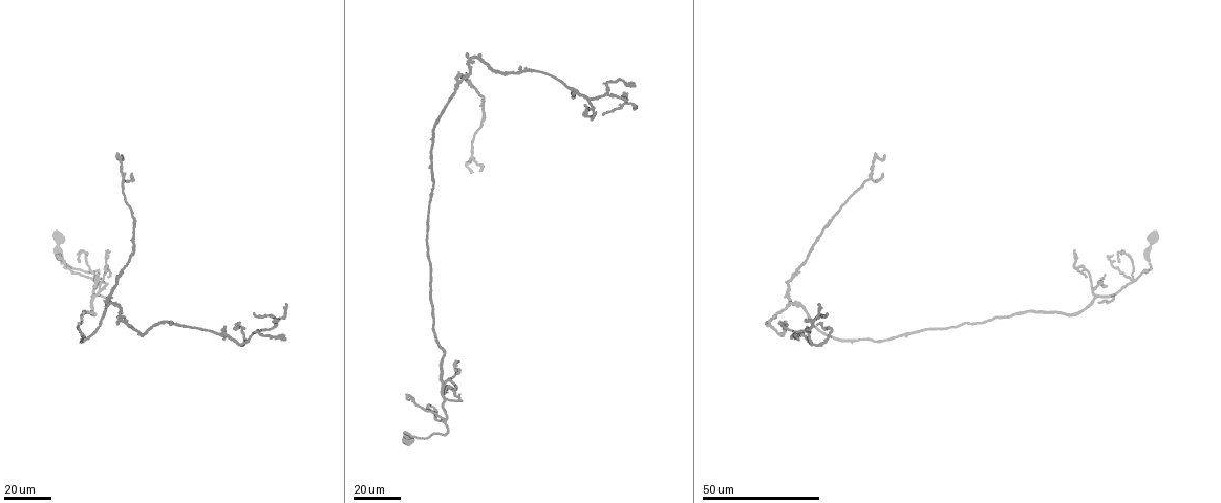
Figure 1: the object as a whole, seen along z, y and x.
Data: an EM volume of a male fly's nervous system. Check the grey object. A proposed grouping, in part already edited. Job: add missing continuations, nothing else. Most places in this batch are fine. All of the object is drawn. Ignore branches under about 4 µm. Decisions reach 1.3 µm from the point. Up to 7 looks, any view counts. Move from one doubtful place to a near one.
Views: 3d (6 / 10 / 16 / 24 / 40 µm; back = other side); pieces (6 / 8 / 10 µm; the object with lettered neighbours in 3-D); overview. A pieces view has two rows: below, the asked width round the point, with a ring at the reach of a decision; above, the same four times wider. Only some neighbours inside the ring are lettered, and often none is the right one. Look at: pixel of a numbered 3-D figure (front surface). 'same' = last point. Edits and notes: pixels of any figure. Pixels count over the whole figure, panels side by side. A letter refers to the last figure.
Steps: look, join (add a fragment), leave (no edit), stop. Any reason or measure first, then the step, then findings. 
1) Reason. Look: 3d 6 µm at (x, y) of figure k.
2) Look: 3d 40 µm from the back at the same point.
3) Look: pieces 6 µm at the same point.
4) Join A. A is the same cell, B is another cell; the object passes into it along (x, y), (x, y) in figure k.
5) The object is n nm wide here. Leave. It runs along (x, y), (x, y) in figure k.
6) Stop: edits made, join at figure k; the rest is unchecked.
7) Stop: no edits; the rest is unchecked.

End of a long branch. Look: 3d 40 µm at (586, 106) of figure 1.

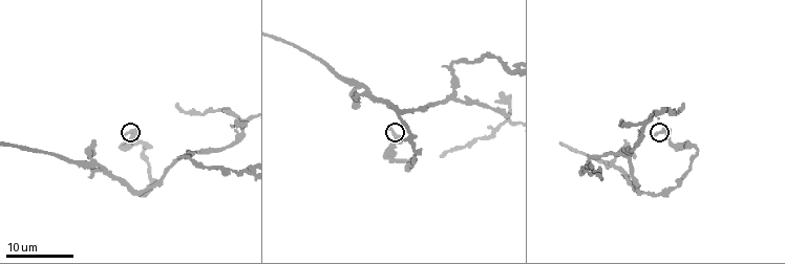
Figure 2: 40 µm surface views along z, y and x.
Look: pieces 8 µm at (654, 133) of figure 2.

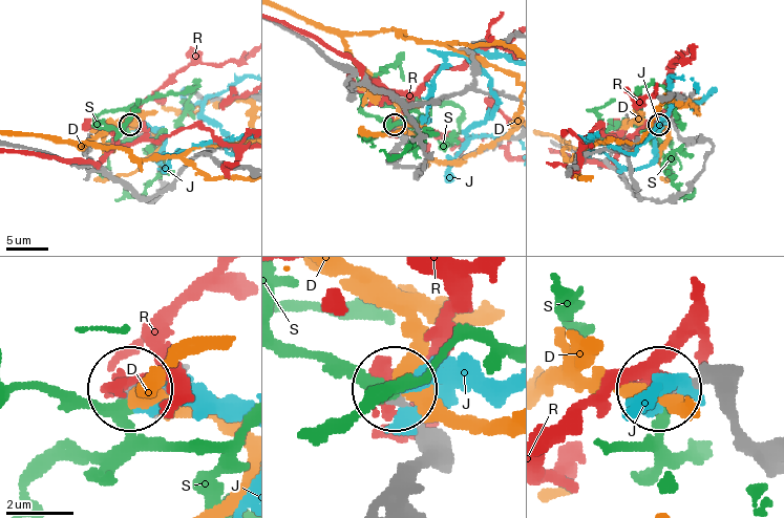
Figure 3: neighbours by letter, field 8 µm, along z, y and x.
Leave. D, J, R and S are other cells; no lettered fragment goes on from it.

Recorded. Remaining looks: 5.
Free end. Look: 3d 16 µm at (176, 105) of figure 2.

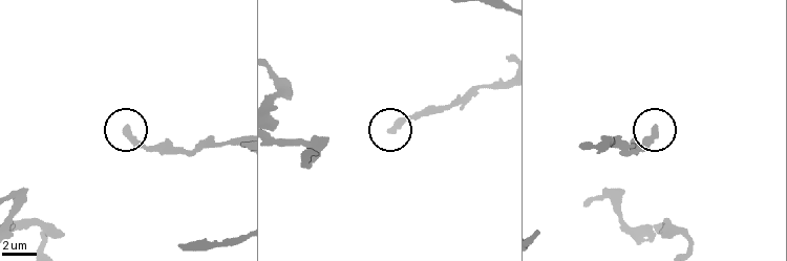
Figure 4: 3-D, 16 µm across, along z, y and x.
Look: pieces 6 µm at (654, 127) of figure 4.

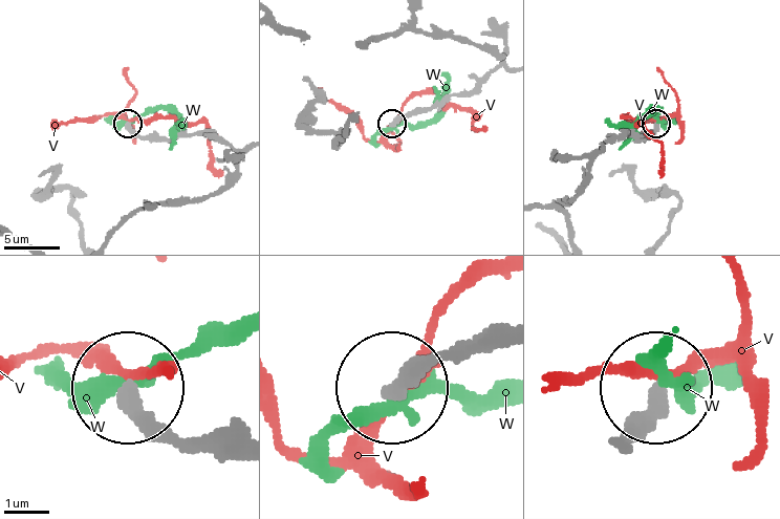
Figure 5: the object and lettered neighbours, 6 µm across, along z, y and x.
The object is 350 nm wide here. Leave. V and W are other cells; it runs along (471, 340), (395, 385) in figure 5; no lettered fragment goes on from it.

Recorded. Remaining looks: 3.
Branch stops here. Look: 3d 40 µm at (454, 385) of figure 1.

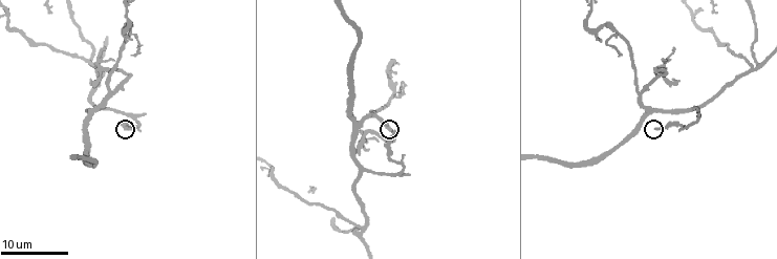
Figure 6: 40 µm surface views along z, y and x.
See the neighbours. Look: pieces 10 µm at (393, 131) of figure 6.

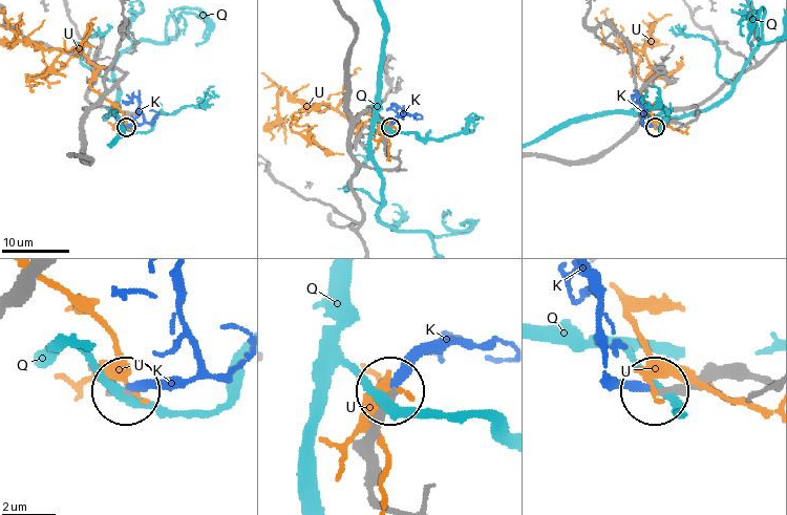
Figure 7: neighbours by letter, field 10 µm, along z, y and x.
Join K. K is the same cell, Q and U are other cells; it goes on there.

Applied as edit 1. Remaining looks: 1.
Stop: edits made, join at figure 7; the rest is unchecked.

